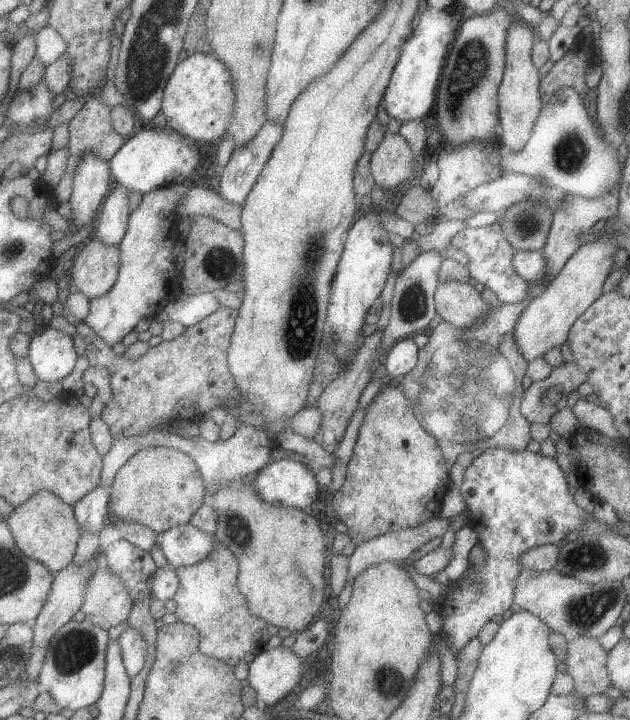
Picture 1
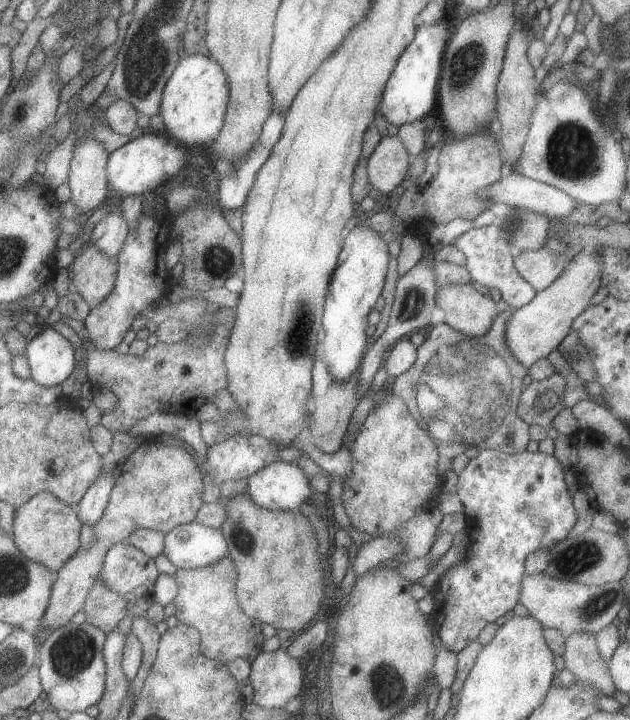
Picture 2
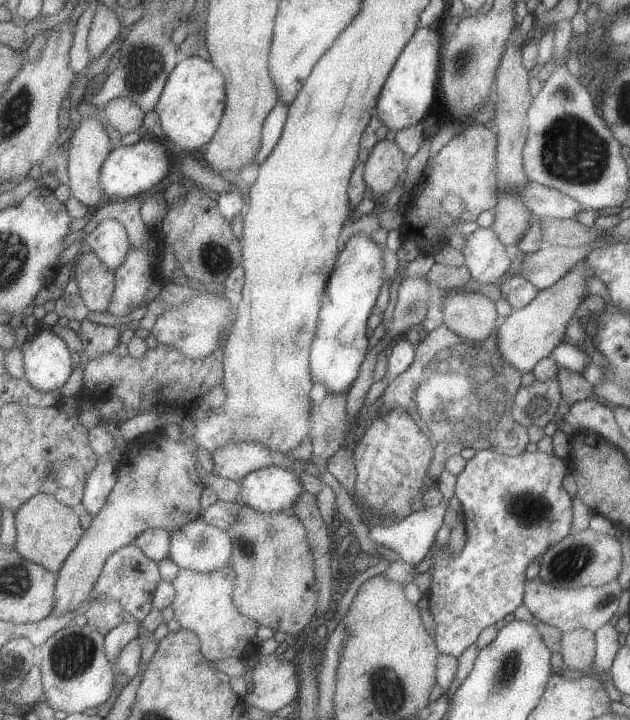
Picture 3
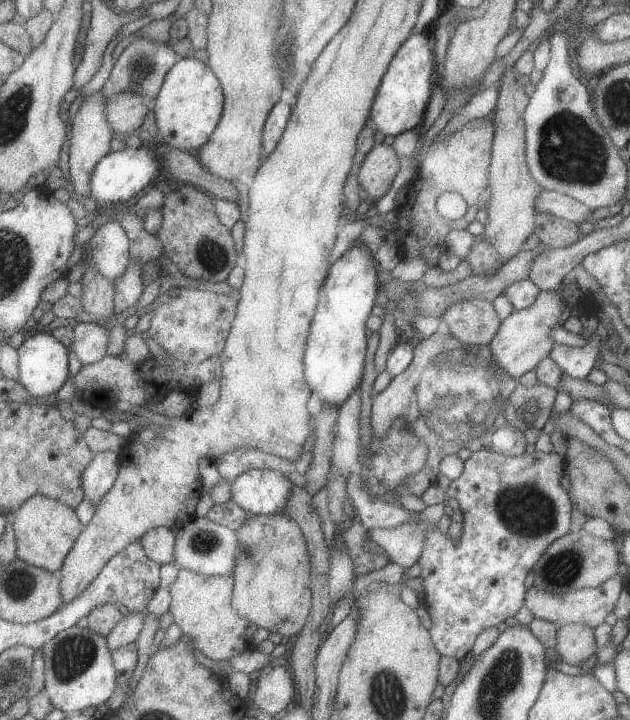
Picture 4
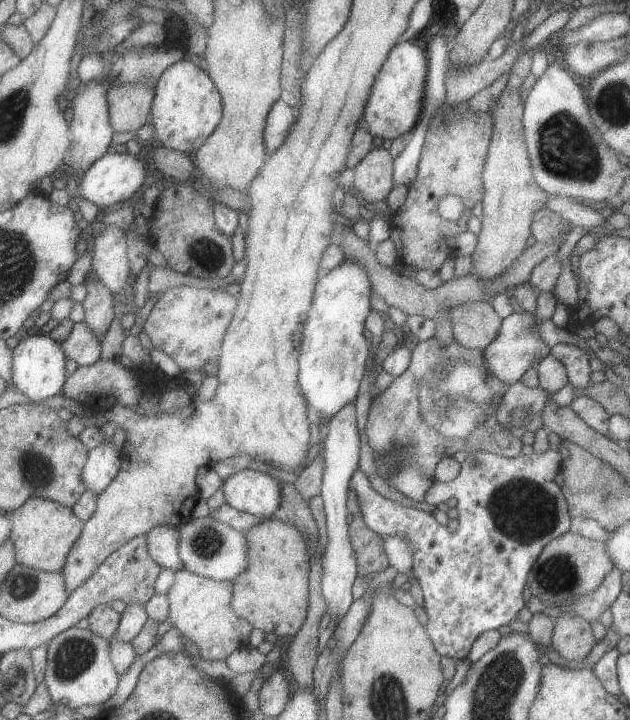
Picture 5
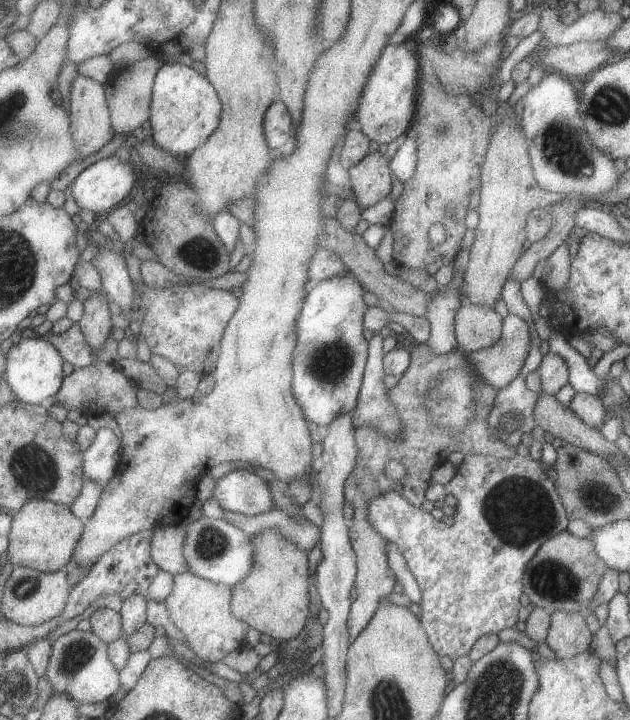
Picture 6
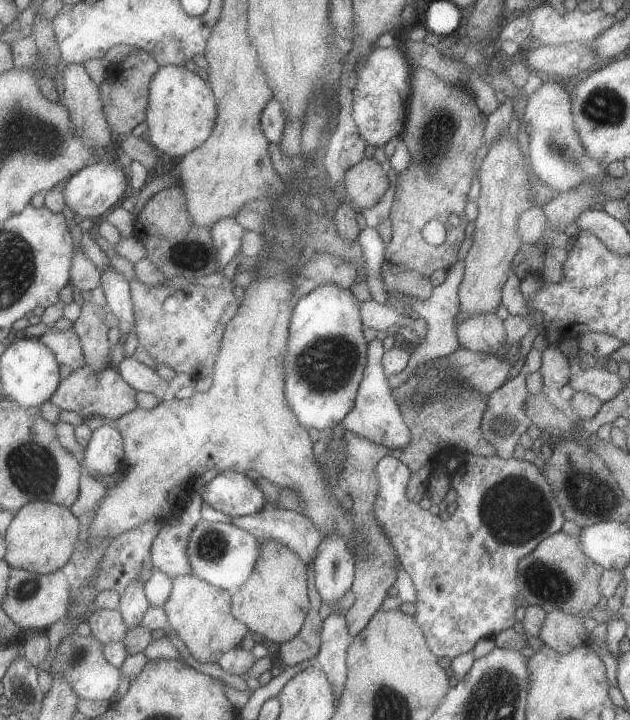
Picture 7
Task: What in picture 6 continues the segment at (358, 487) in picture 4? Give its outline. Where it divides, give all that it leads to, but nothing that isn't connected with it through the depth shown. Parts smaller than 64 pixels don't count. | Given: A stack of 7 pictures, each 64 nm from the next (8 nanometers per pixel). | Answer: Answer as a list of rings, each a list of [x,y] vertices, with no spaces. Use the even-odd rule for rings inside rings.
[[[544,443],[543,454],[538,460],[529,455],[515,454],[510,459],[480,454],[464,455],[455,475],[446,484],[431,482],[425,492],[425,498],[429,501],[443,499],[447,494],[456,498],[454,523],[449,526],[443,521],[438,522],[419,507],[413,507],[391,489],[367,501],[367,522],[383,538],[399,547],[409,572],[417,581],[421,593],[419,620],[429,645],[439,657],[455,660],[467,655],[481,635],[497,634],[499,630],[511,628],[517,622],[522,578],[527,563],[546,540],[565,531],[569,521],[554,482],[545,471],[557,458],[553,445]]]

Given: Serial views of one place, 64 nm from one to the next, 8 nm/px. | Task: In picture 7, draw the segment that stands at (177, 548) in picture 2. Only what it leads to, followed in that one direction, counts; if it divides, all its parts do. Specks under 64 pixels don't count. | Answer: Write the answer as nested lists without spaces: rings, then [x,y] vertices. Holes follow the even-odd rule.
[[[202,518],[191,533],[188,544],[188,555],[194,574],[220,589],[227,589],[234,596],[253,574],[260,555],[260,542],[254,534],[233,522],[206,521]]]

